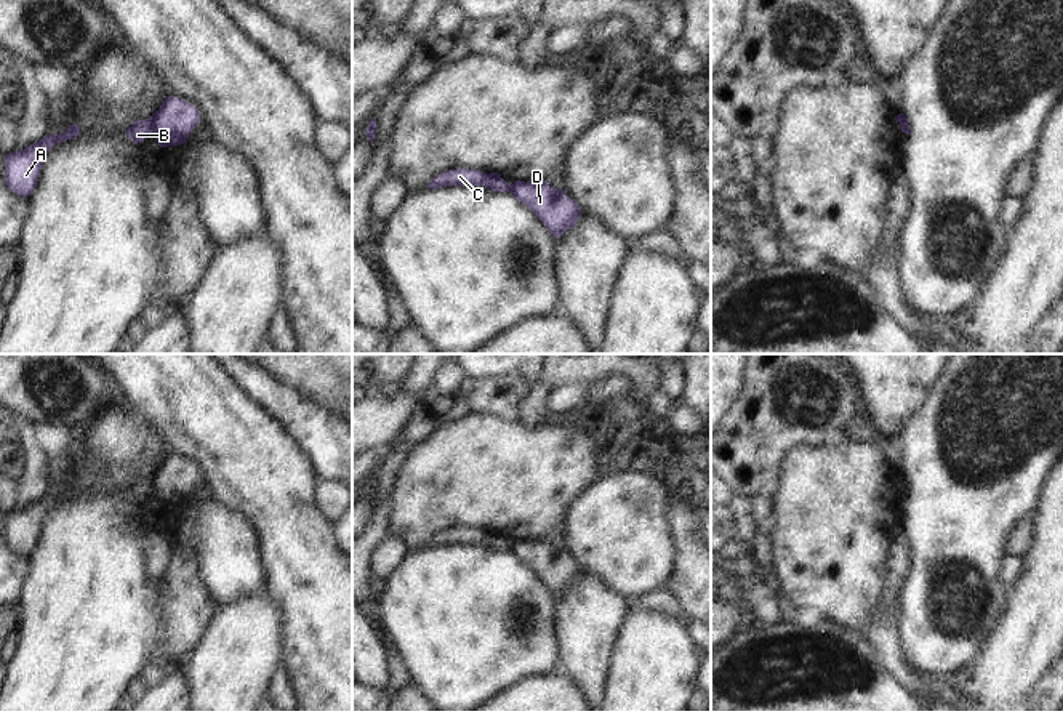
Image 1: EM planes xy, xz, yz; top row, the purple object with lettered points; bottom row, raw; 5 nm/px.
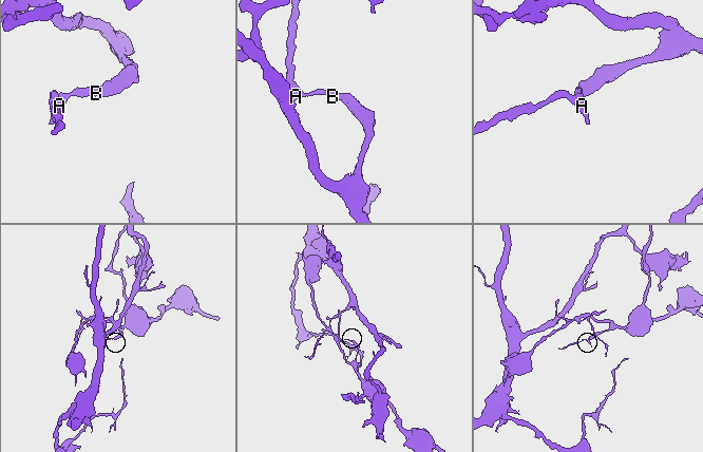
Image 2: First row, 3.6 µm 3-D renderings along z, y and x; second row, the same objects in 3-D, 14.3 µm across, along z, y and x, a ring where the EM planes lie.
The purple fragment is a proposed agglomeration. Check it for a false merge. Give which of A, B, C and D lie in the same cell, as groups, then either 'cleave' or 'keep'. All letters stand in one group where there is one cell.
groups A B C / D; cleave

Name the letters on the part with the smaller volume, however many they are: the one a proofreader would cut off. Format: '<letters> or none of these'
A, B, C

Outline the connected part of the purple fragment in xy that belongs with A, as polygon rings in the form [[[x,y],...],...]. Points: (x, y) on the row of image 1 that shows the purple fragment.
[[[77,123],[59,135],[45,135],[22,151],[5,155],[5,183],[16,195],[29,197],[37,186],[43,160],[51,147],[80,135]]]

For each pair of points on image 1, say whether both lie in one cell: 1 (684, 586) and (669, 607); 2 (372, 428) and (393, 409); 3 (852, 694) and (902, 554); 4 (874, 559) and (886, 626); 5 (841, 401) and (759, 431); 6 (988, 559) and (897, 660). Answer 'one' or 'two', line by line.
1: two
2: one
3: two
4: two
5: one
6: two

